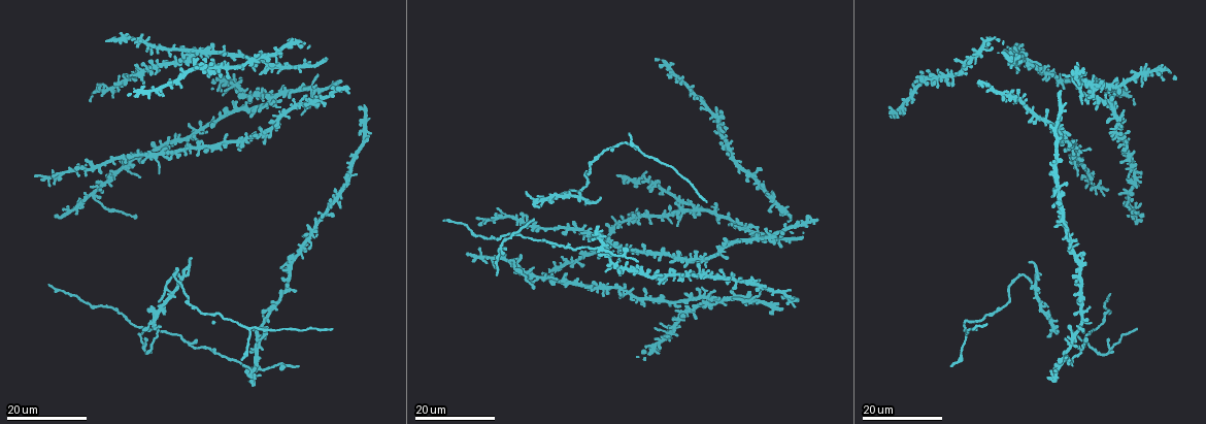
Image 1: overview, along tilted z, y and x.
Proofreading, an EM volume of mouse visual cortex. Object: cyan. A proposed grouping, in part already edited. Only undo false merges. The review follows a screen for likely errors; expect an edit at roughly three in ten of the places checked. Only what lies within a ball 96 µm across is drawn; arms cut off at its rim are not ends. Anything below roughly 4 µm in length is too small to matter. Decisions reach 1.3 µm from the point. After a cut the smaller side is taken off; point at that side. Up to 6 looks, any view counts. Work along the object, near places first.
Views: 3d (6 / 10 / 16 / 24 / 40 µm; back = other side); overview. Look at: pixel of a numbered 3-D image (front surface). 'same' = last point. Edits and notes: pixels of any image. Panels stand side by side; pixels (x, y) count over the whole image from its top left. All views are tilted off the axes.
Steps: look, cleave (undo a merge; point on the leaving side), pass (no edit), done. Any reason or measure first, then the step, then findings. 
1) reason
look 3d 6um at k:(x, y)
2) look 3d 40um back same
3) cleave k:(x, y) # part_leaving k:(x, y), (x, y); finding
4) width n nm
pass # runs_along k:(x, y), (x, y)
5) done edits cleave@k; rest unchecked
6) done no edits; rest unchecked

small branch off a trunk
look 3d 24um at 1:(248, 329)

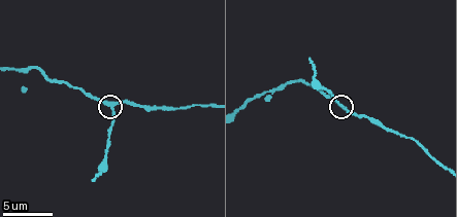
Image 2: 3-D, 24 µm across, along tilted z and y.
closer look
look 3d 10um at 2:(344, 109)

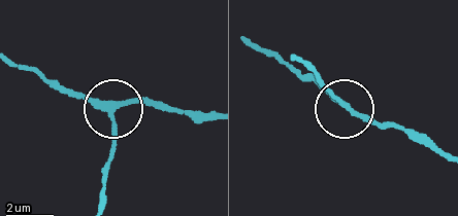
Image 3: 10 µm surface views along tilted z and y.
closer look
look 3d 6um at 3:(348, 105)

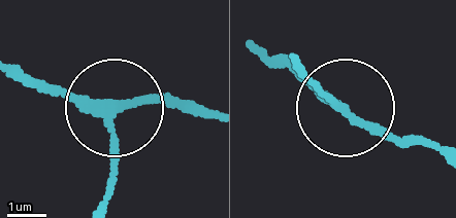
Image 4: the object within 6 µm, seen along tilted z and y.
side_arm 10 um; arms 3
pass # all the same neuron

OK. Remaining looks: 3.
thin arm on a thick one
look 3d 24um at 1:(1071, 334)

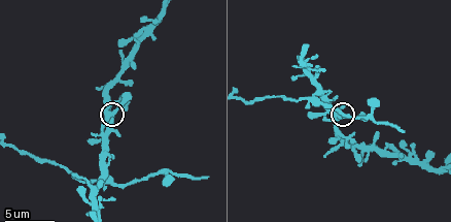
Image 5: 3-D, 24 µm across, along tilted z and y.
look 3d 10um at 5:(111, 115)

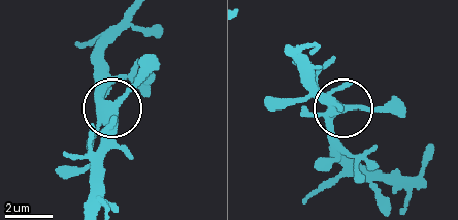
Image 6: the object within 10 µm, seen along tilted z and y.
pass # runs_along 6:(137, 9), (103, 50), (97, 89), (112, 106), (154, 64); one neuron here

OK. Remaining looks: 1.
done no edits; rest unchecked

